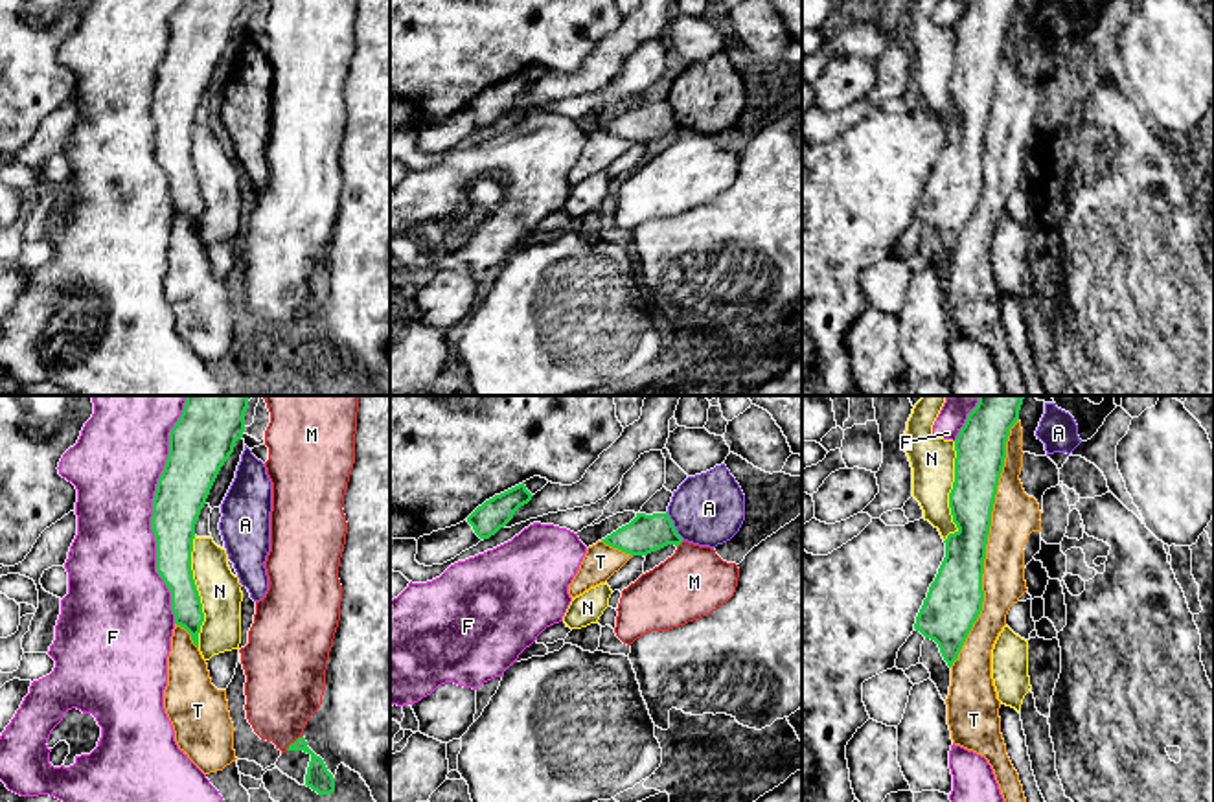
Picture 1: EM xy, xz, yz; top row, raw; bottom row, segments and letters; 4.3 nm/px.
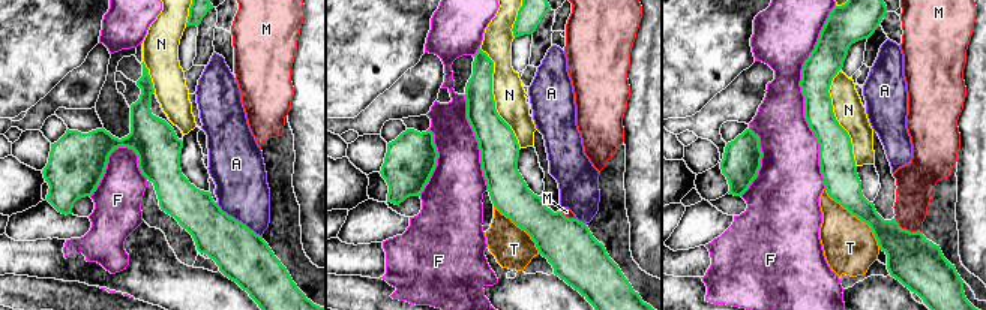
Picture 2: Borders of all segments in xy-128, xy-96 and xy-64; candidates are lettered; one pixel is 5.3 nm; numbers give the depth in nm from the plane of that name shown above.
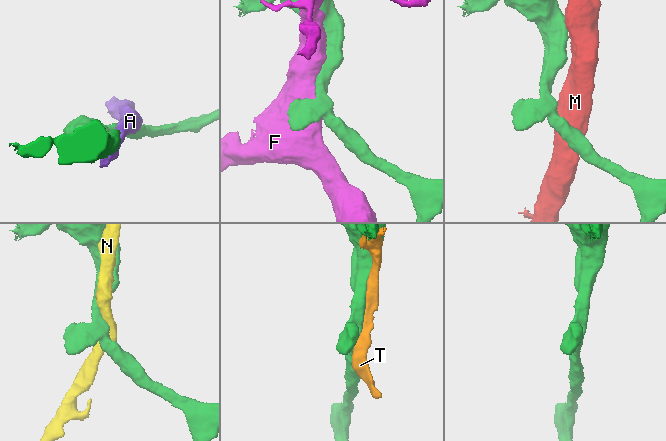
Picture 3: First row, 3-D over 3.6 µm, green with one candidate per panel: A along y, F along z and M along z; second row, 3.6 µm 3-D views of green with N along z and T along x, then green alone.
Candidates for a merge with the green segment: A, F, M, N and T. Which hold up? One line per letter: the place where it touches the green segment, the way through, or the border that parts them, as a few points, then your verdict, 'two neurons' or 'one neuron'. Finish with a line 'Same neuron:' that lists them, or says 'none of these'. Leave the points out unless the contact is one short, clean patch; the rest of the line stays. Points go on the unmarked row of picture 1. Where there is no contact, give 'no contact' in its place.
A: contact xz (674, 114); two neurons
F: contact xy (151, 105); two neurons
M: contact xy (295, 330); two neurons
N: contact xy (197, 179); two neurons
T: contact yz (986, 131); two neurons
Same neuron: none of these

